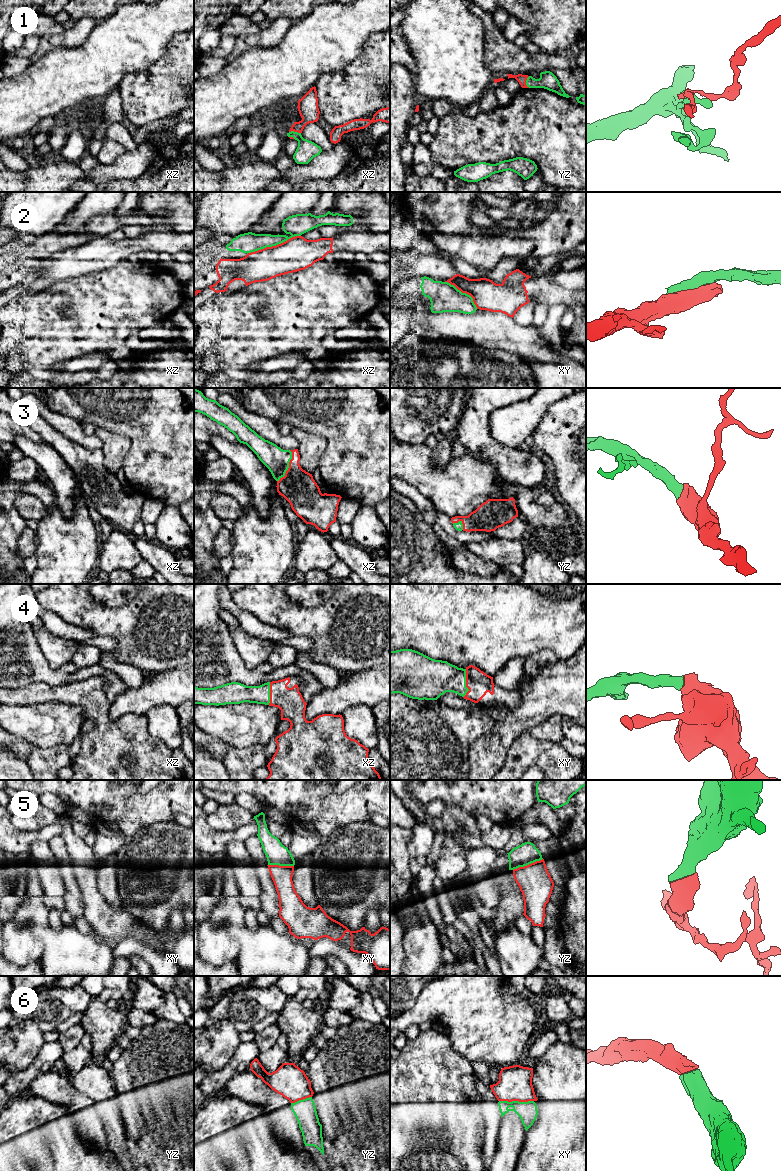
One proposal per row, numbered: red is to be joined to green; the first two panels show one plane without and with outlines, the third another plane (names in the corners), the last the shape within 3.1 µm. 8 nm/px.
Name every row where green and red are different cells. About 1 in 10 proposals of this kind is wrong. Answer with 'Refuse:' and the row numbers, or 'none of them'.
Refuse: 2

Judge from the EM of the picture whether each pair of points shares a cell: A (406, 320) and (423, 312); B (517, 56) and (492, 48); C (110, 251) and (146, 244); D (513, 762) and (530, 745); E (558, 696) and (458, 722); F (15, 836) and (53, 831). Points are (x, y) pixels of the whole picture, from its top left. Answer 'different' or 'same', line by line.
A: same
B: same
C: same
D: same
E: different
F: same

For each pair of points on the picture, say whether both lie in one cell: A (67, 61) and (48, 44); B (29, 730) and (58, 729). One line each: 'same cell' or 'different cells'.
A: different cells
B: same cell

